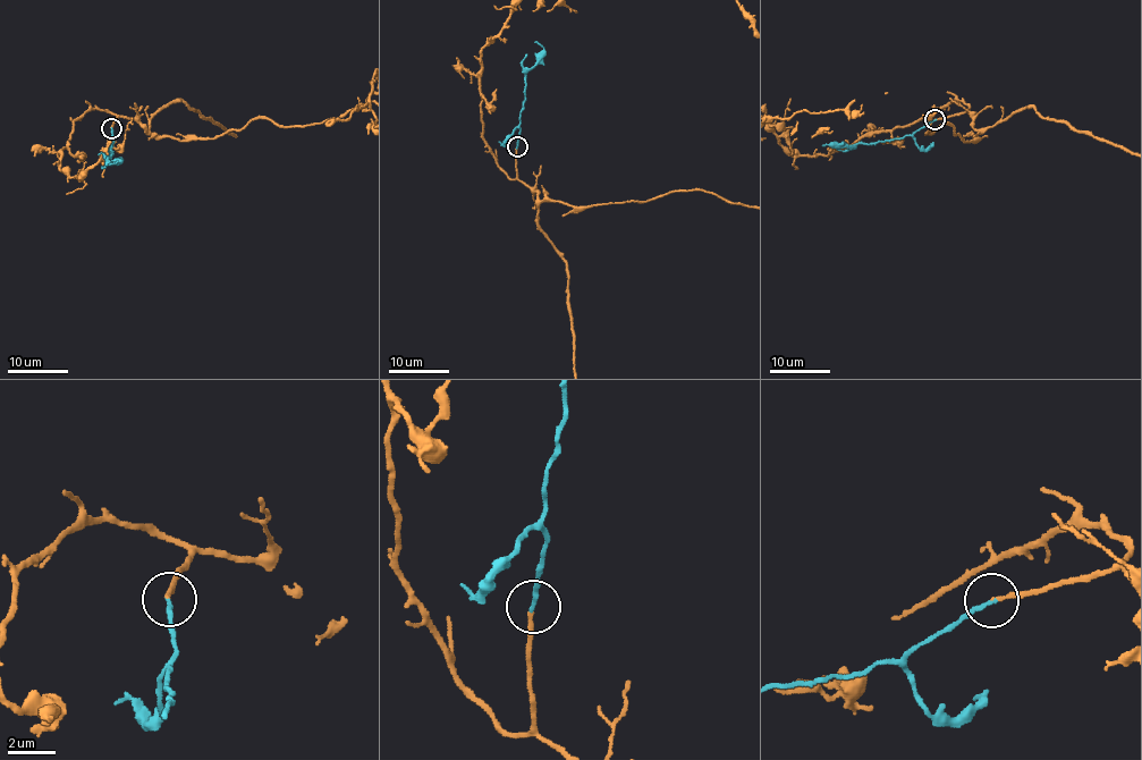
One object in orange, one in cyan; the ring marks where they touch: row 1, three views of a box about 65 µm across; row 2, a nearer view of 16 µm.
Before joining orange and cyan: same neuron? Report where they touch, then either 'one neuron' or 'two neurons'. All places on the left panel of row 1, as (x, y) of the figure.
at (111, 128); one neuron

